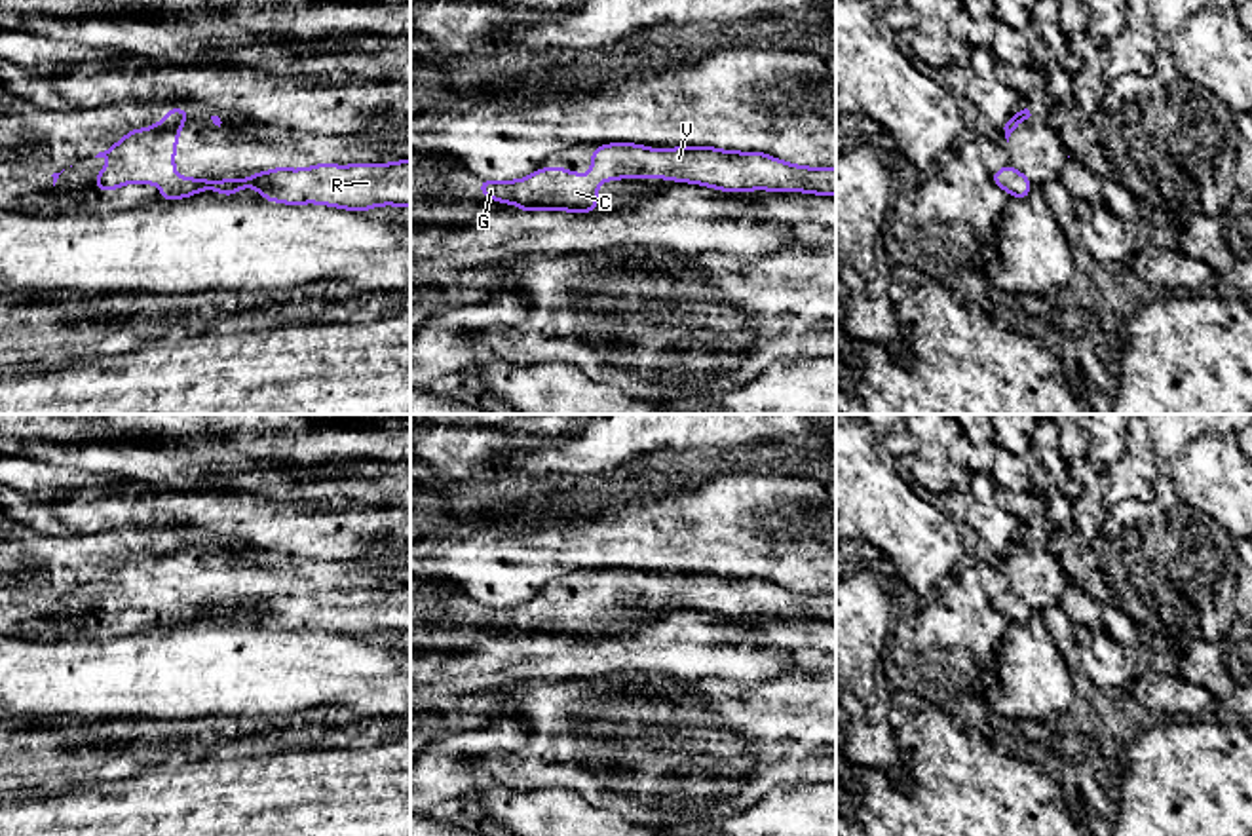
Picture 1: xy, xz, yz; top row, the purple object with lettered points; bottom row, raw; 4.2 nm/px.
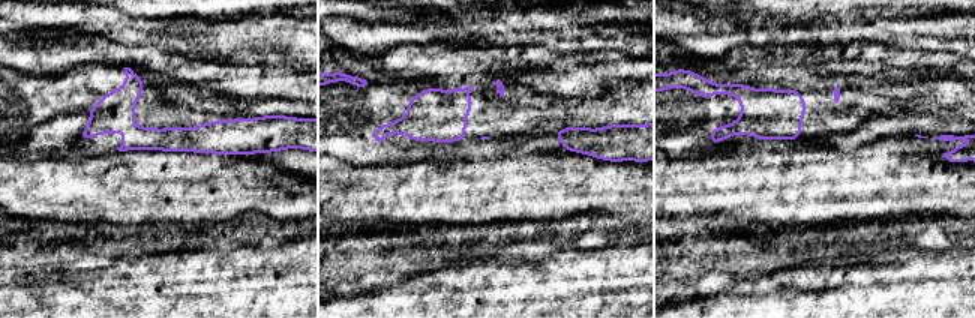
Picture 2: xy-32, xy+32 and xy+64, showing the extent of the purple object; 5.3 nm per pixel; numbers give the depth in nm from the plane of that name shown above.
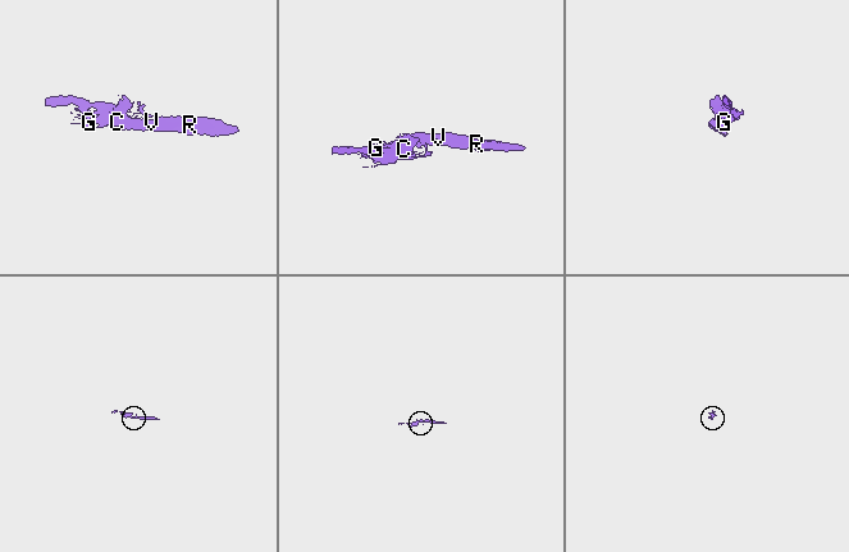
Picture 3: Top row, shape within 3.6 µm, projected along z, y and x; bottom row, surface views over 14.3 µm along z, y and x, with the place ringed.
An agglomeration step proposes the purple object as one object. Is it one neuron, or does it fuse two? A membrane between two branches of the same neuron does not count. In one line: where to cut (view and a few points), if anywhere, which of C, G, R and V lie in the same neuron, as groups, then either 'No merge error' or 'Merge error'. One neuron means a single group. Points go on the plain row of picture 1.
No split. Groups: C G R V. No merge error

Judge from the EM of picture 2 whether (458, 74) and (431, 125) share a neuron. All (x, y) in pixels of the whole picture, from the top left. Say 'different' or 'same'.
different

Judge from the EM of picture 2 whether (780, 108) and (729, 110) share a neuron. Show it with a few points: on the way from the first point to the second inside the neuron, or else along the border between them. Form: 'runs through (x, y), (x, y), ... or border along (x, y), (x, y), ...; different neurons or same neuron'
runs through (768, 110), (741, 110); same neuron

